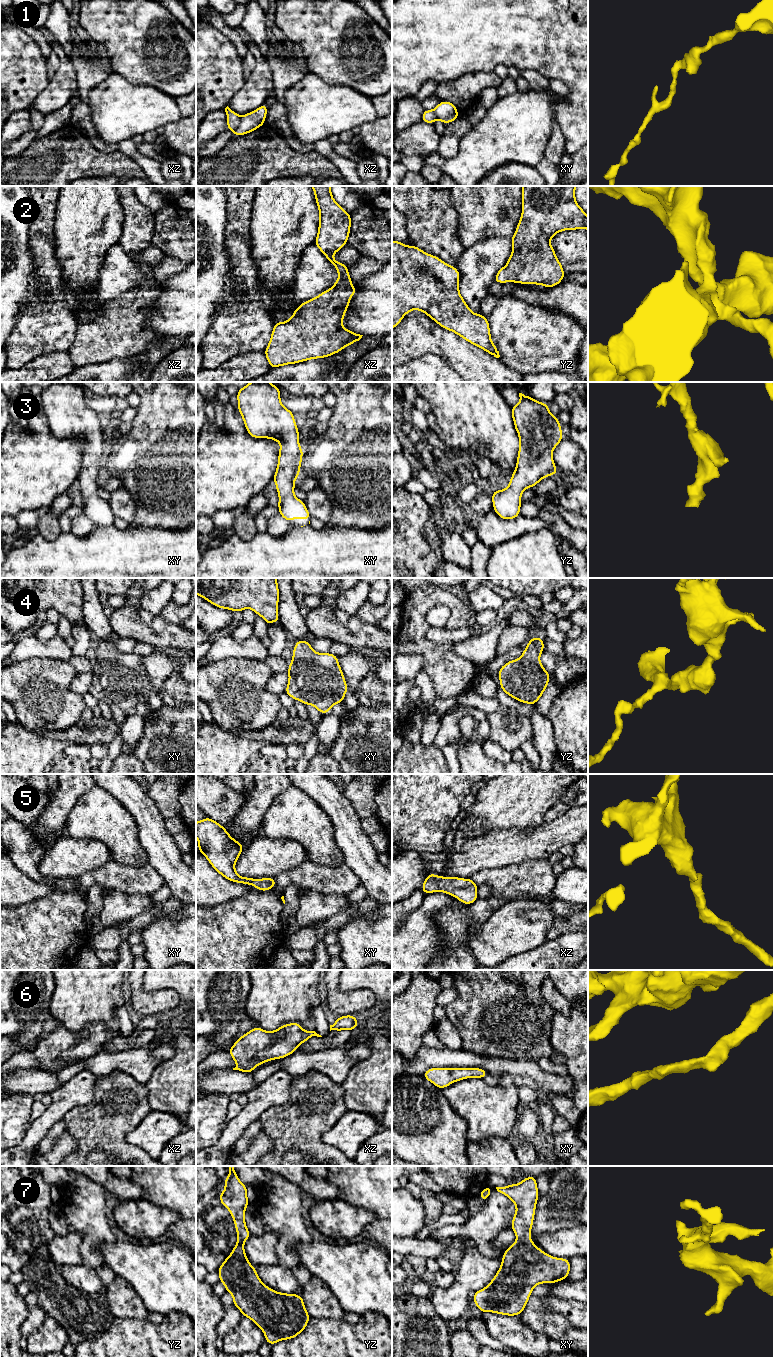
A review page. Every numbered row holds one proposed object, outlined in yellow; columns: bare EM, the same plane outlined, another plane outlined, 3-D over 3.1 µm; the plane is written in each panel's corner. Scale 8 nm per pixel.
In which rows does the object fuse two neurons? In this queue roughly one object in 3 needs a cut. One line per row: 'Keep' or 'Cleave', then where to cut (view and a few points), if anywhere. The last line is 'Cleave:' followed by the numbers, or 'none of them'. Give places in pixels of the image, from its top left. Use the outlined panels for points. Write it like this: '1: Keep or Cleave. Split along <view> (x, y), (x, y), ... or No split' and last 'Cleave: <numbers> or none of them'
1: Cleave. Split along xz (241, 117), (234, 132)
2: Keep. No split
3: Keep. No split
4: Keep. No split
5: Keep. No split
6: Keep. No split
7: Keep. No split
Cleave: 1

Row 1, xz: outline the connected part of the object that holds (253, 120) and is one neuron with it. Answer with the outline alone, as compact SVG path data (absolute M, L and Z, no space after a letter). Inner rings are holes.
M262 104L255 111L249 112L241 117L239 126L234 132L234 136L241 136L244 134L251 133L255 129L260 128L265 124L265 118L267 115L267 106Z

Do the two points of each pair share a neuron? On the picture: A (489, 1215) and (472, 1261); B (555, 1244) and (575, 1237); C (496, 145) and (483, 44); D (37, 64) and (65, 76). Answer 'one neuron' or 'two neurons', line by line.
A: two neurons
B: one neuron
C: two neurons
D: two neurons

